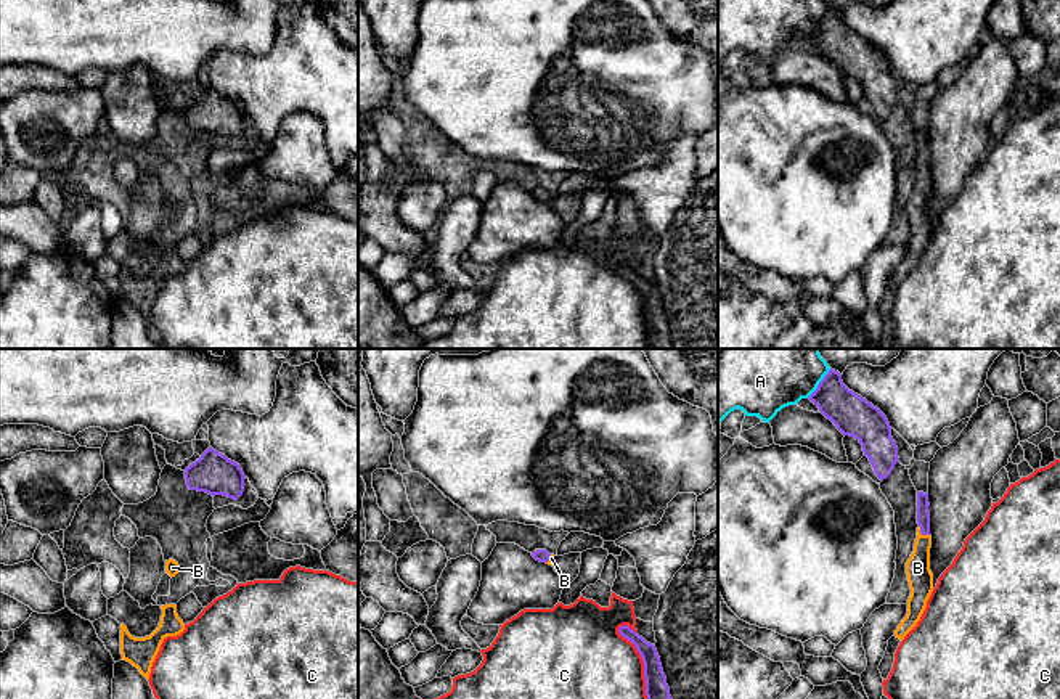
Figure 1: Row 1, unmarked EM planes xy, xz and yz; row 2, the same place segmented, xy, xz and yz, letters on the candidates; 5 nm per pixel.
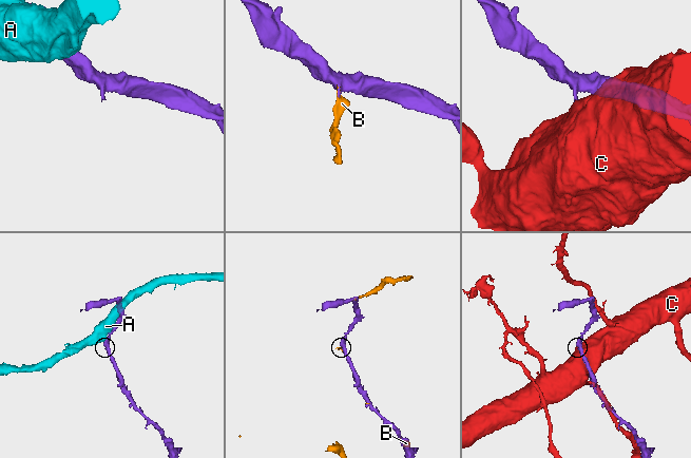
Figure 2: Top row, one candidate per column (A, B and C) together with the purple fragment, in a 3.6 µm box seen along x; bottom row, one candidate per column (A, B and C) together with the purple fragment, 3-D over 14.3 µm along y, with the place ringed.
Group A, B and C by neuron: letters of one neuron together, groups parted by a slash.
A / B / C

